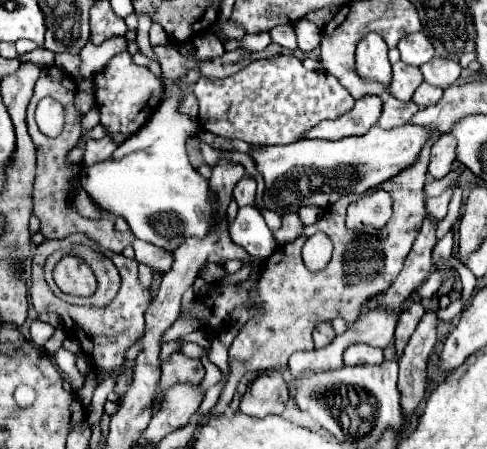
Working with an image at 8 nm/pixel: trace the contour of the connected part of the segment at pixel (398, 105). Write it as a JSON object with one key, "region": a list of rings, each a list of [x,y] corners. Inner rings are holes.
{"region":[[[390,94],[382,104],[382,114],[380,114],[378,126],[390,130],[394,126],[408,124],[416,112],[418,112],[418,106],[414,102],[402,102]]]}

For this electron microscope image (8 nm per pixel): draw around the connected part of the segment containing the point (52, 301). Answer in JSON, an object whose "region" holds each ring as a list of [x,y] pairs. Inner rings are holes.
{"region":[[[108,250],[108,256],[114,262],[114,266],[118,268],[120,278],[122,278],[122,286],[120,286],[116,298],[108,306],[102,306],[102,308],[74,306],[74,304],[60,300],[50,290],[46,280],[42,278],[42,264],[32,264],[32,286],[30,286],[30,298],[32,298],[36,312],[38,314],[40,312],[56,312],[62,318],[64,330],[68,330],[72,336],[78,338],[82,352],[90,358],[90,362],[96,366],[96,370],[102,376],[112,374],[118,366],[124,368],[124,352],[128,346],[132,346],[136,342],[138,336],[142,336],[144,312],[152,300],[150,292],[138,284],[138,262],[134,258],[126,258],[126,256],[110,252],[110,250]]]}

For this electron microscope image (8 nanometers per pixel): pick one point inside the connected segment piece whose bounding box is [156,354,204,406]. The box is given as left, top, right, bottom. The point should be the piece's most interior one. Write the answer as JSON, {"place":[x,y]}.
{"place":[177,367]}

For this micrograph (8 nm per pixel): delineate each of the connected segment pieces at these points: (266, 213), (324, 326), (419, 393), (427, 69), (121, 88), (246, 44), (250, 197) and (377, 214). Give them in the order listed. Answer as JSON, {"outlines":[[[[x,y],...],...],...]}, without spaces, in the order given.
{"outlines":[[[[259,209],[260,212],[262,213],[266,224],[268,225],[268,227],[270,228],[270,230],[277,230],[281,227],[282,224],[282,220],[280,215],[277,212],[274,211],[270,211],[267,209]]],[[[330,322],[318,324],[318,326],[314,328],[314,344],[316,344],[316,348],[322,348],[322,346],[330,344],[330,340],[334,340],[334,336],[336,336],[336,332],[332,330]]],[[[426,312],[426,318],[420,320],[408,346],[404,348],[402,358],[398,360],[400,364],[398,388],[402,392],[402,408],[404,408],[406,420],[410,420],[418,402],[424,398],[424,388],[428,380],[428,374],[426,374],[428,356],[432,354],[436,344],[436,324],[438,324],[436,314]]],[[[432,58],[430,62],[422,64],[420,70],[424,74],[424,80],[432,86],[438,86],[438,88],[452,86],[462,72],[458,62],[452,62],[452,60],[446,60],[446,58]]],[[[130,52],[116,54],[104,66],[104,70],[94,76],[94,84],[96,84],[94,96],[96,96],[96,106],[100,112],[100,122],[108,130],[108,134],[138,132],[142,124],[160,106],[160,80],[148,68],[134,64]]],[[[264,32],[264,34],[246,34],[244,38],[240,38],[240,40],[230,40],[230,42],[226,42],[224,46],[226,46],[228,52],[234,50],[234,48],[244,48],[244,50],[248,50],[248,52],[260,52],[260,50],[266,48],[270,42],[272,42],[270,34]]],[[[244,176],[236,184],[236,188],[234,188],[234,198],[236,198],[238,206],[254,204],[254,198],[256,198],[256,180],[252,176]]],[[[376,190],[372,194],[362,196],[358,202],[350,204],[346,226],[350,230],[366,232],[368,226],[380,230],[392,216],[392,200],[390,194],[384,190]]]]}

